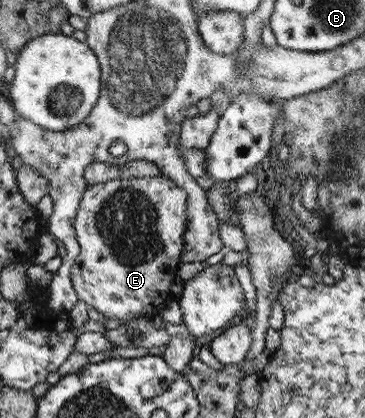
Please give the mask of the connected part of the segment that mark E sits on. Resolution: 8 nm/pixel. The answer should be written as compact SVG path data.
M154 177L154 178L125 178L109 180L108 182L90 184L85 189L83 200L80 202L80 210L76 215L75 229L76 238L80 243L80 254L76 258L76 264L72 266L72 285L76 289L79 298L86 302L87 305L92 305L97 312L101 312L108 320L117 318L121 322L127 322L140 316L154 317L160 315L162 310L169 306L170 302L175 300L173 295L173 282L179 282L178 271L181 270L181 264L184 261L185 233L188 230L189 220L189 194L182 186L177 186L169 177Z

